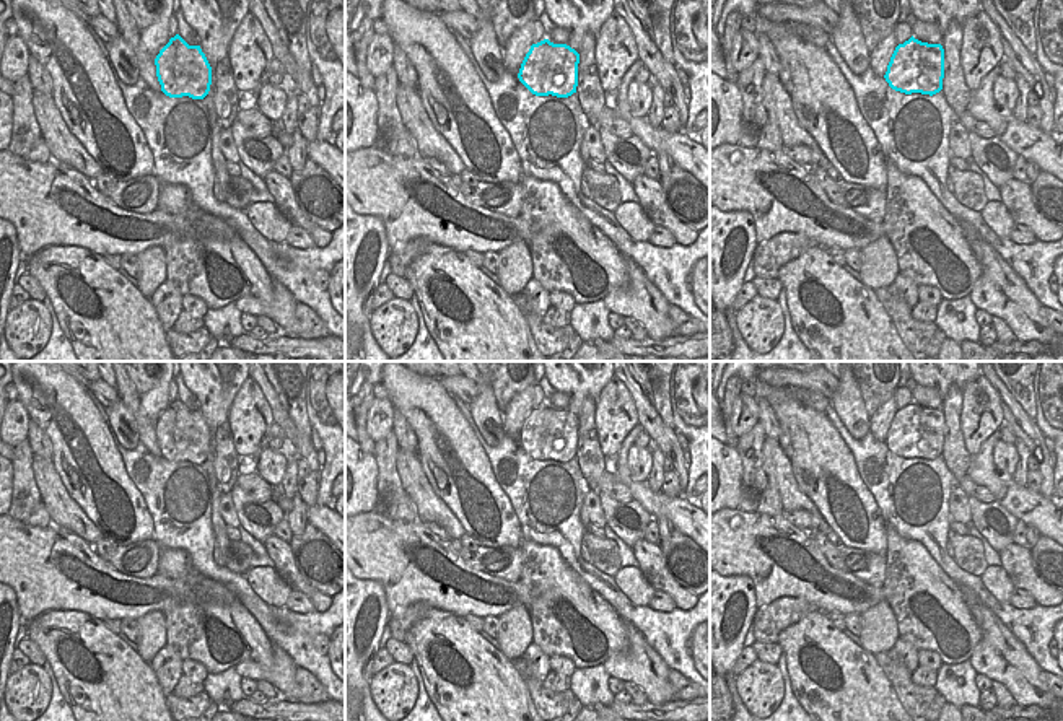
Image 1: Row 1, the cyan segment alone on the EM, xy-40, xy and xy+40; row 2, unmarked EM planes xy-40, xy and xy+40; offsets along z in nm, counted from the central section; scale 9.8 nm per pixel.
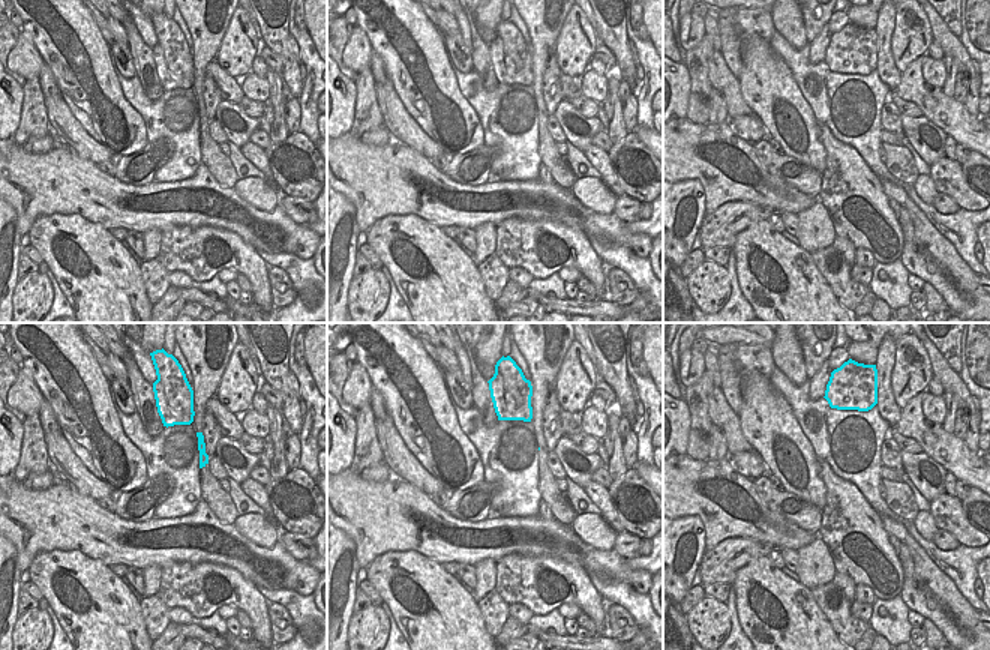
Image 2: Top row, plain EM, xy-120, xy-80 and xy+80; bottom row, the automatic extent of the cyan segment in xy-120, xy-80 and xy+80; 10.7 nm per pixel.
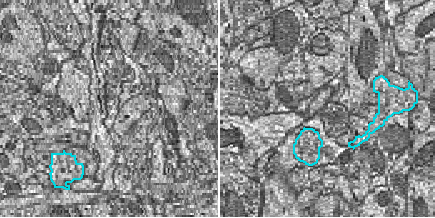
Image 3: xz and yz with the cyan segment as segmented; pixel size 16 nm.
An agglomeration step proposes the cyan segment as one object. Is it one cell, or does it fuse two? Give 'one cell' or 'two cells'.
two cells

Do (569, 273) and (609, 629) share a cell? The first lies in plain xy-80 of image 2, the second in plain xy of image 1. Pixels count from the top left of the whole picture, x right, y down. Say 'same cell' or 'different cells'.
different cells

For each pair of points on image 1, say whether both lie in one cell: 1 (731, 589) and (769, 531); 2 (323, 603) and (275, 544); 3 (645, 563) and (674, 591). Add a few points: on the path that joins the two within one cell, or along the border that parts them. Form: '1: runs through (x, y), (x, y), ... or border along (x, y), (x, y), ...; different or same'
1: border along (726, 575), (746, 575), (751, 580), (757, 607); different
2: runs through (308, 589), (287, 570), (284, 559); same
3: runs through (653, 567), (666, 583); same

